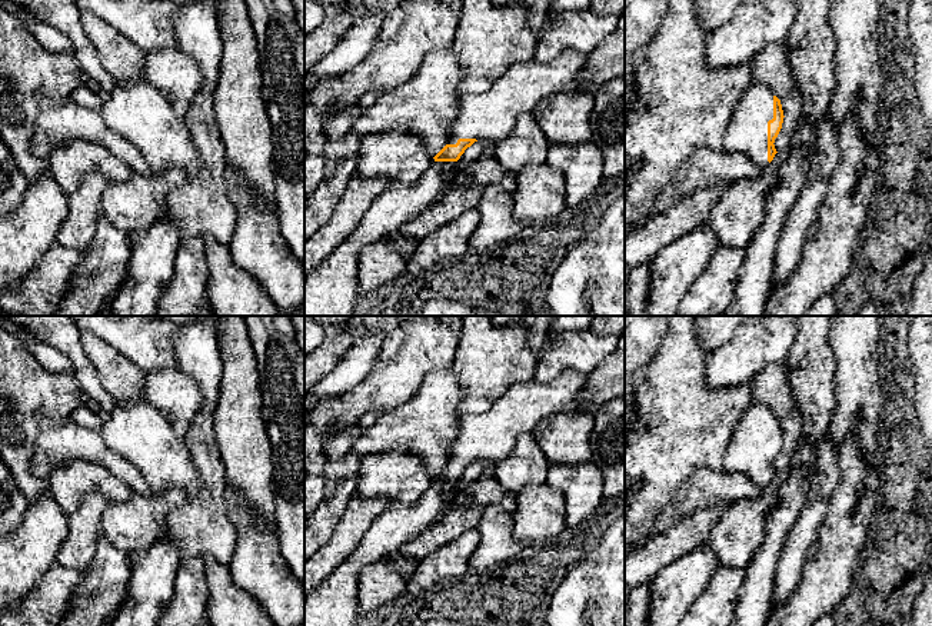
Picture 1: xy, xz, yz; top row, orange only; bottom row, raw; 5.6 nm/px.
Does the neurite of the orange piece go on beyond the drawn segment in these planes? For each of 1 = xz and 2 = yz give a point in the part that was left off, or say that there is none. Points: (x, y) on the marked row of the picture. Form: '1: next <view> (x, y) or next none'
1: next xz (492, 115)
2: next yz (746, 132)

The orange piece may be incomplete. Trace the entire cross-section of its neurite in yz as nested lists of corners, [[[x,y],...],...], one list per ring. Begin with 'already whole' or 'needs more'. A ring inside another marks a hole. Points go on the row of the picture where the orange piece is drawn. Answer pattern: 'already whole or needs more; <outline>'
needs more; [[[752,83],[732,113],[723,134],[723,150],[743,153],[765,169],[778,153],[773,143],[783,117],[775,93],[768,86]]]

